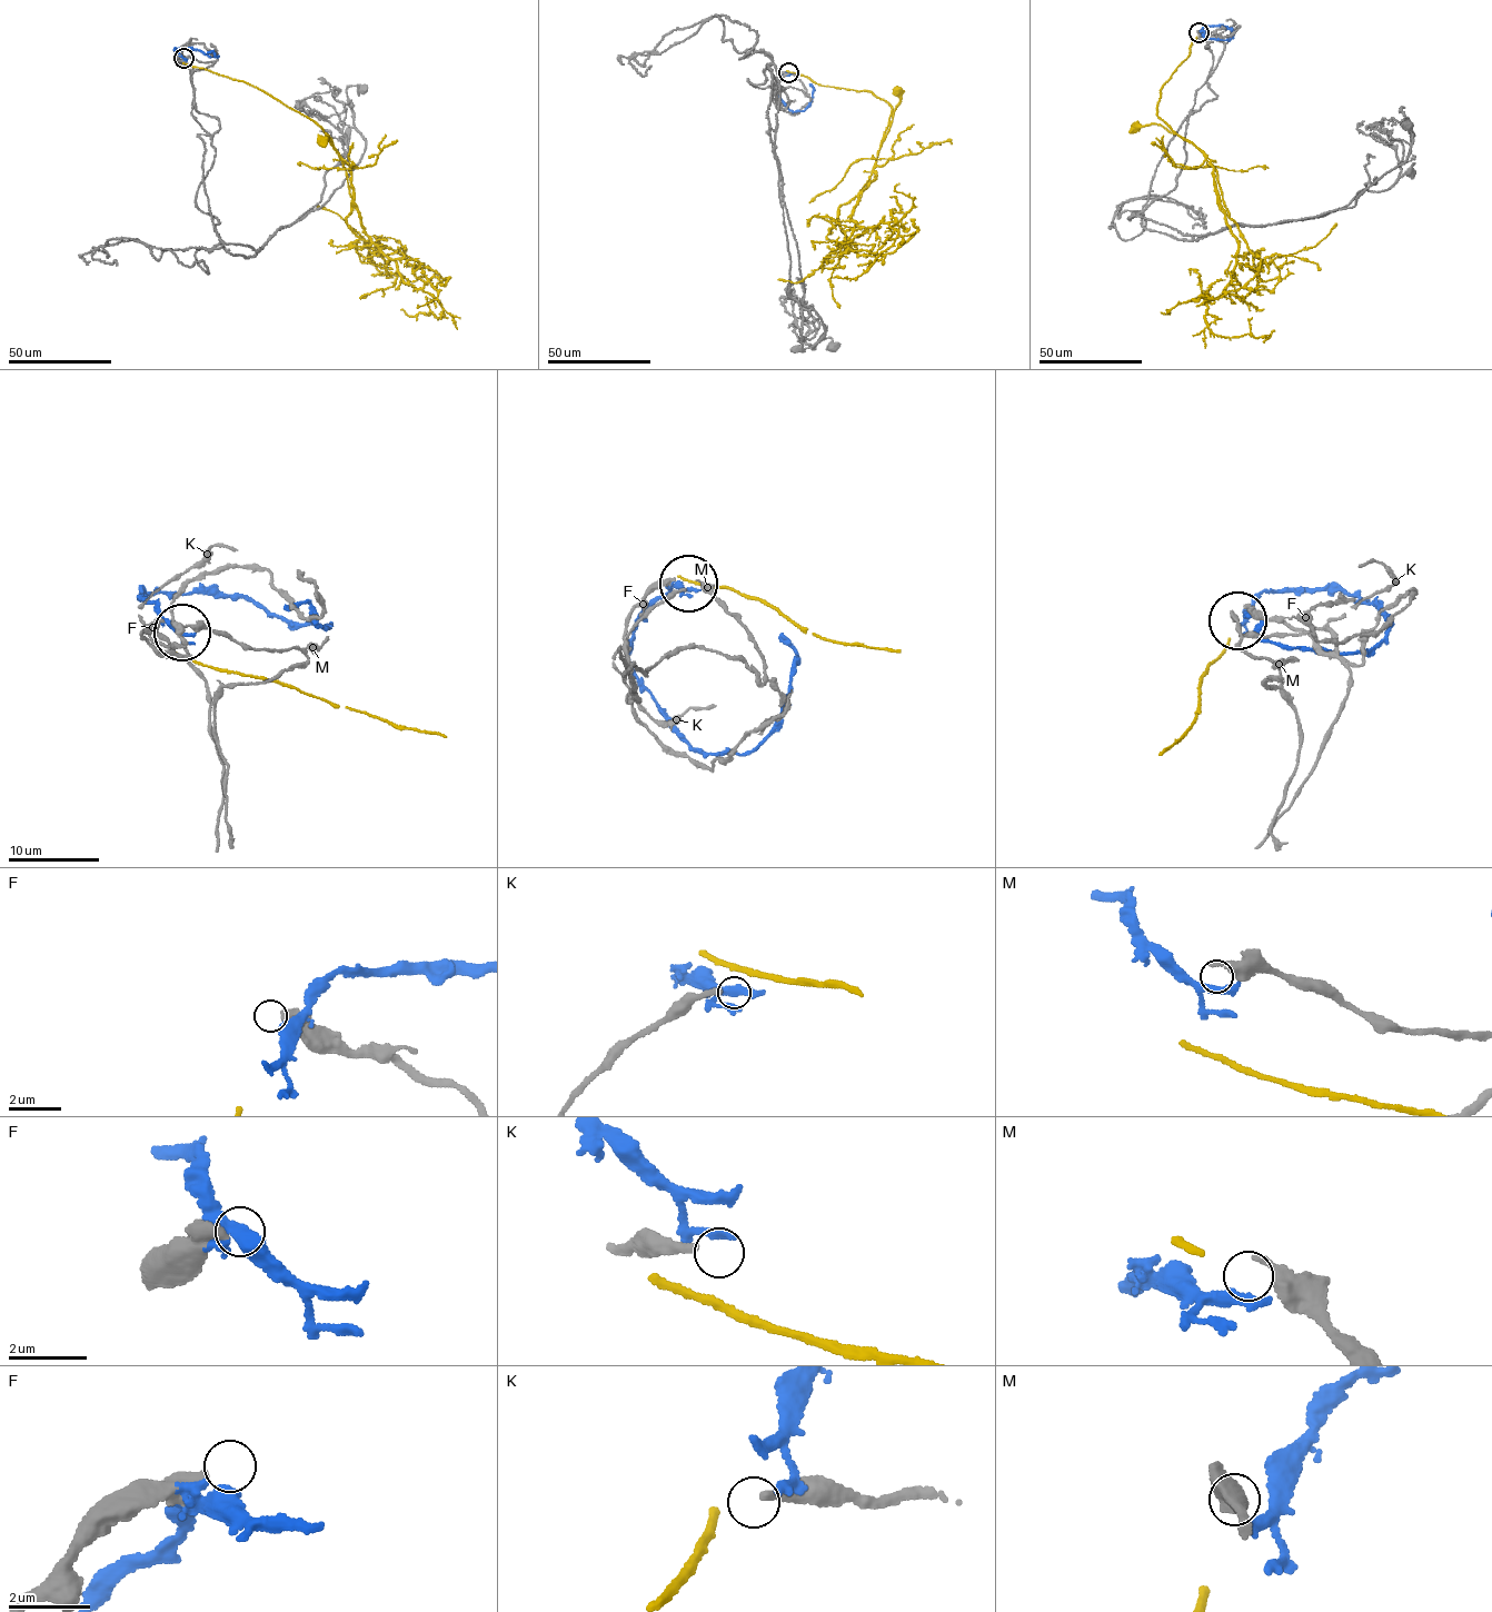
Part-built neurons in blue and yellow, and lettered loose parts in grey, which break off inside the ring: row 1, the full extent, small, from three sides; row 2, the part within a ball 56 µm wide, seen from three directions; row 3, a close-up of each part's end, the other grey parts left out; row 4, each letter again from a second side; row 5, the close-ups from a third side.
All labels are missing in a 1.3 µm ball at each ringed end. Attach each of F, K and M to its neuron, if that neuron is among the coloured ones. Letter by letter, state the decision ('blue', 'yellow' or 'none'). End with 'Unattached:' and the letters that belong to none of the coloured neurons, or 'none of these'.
F: none
K: none
M: blue
Unattached: F, K

